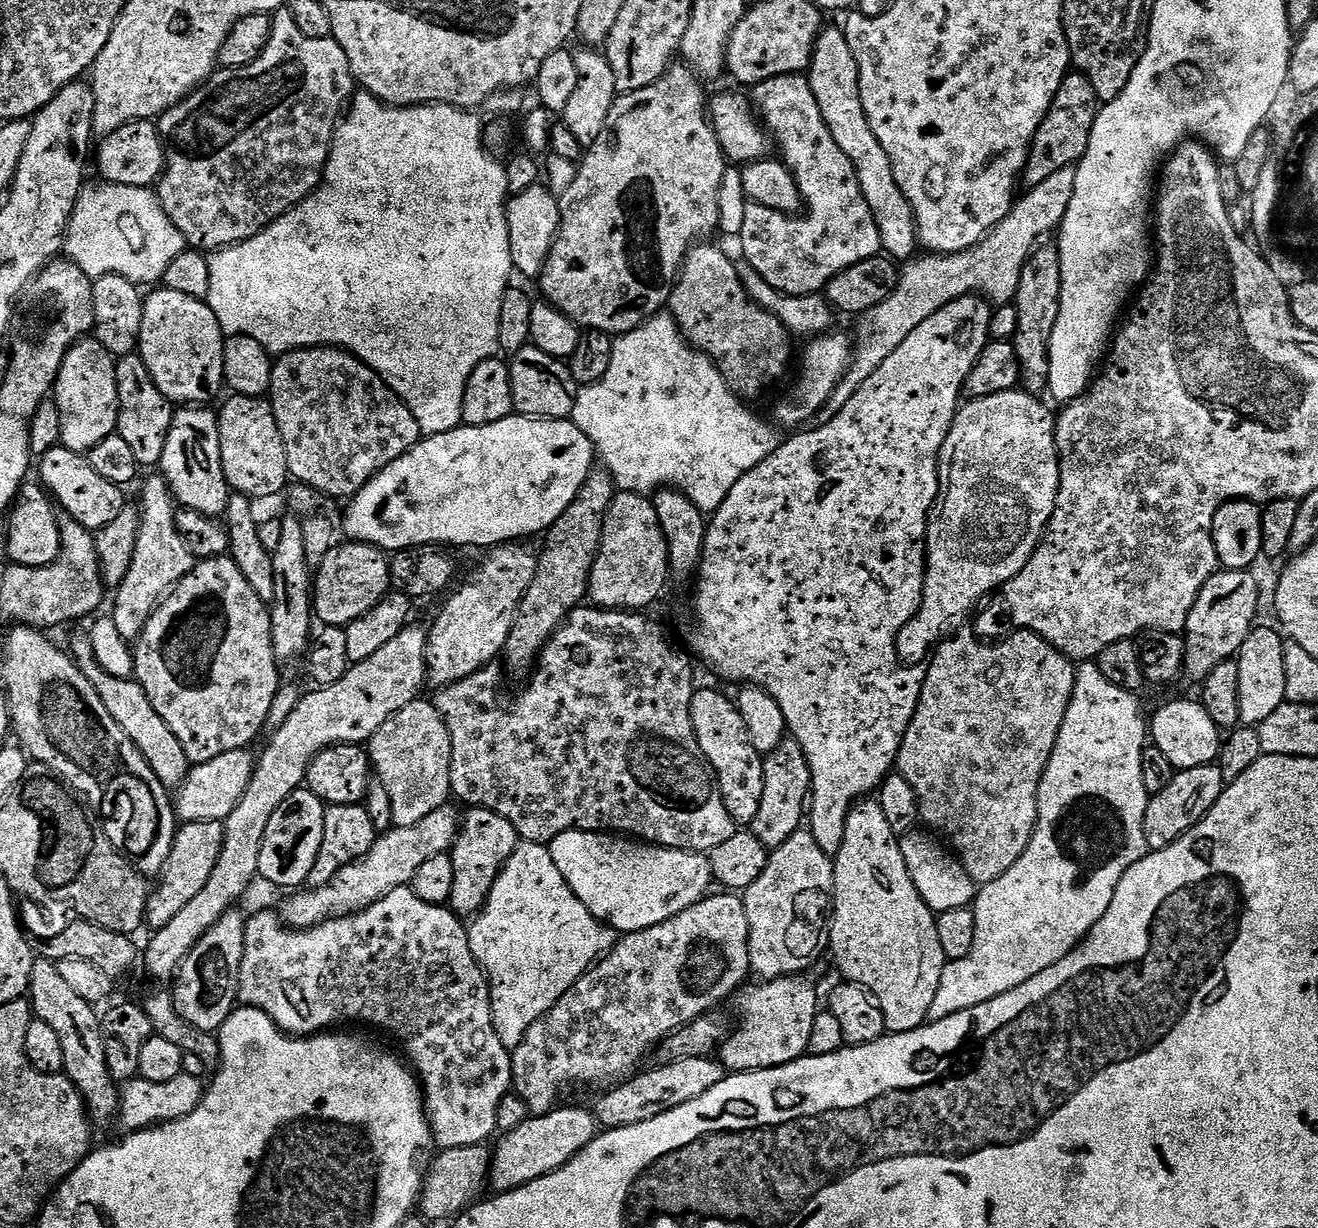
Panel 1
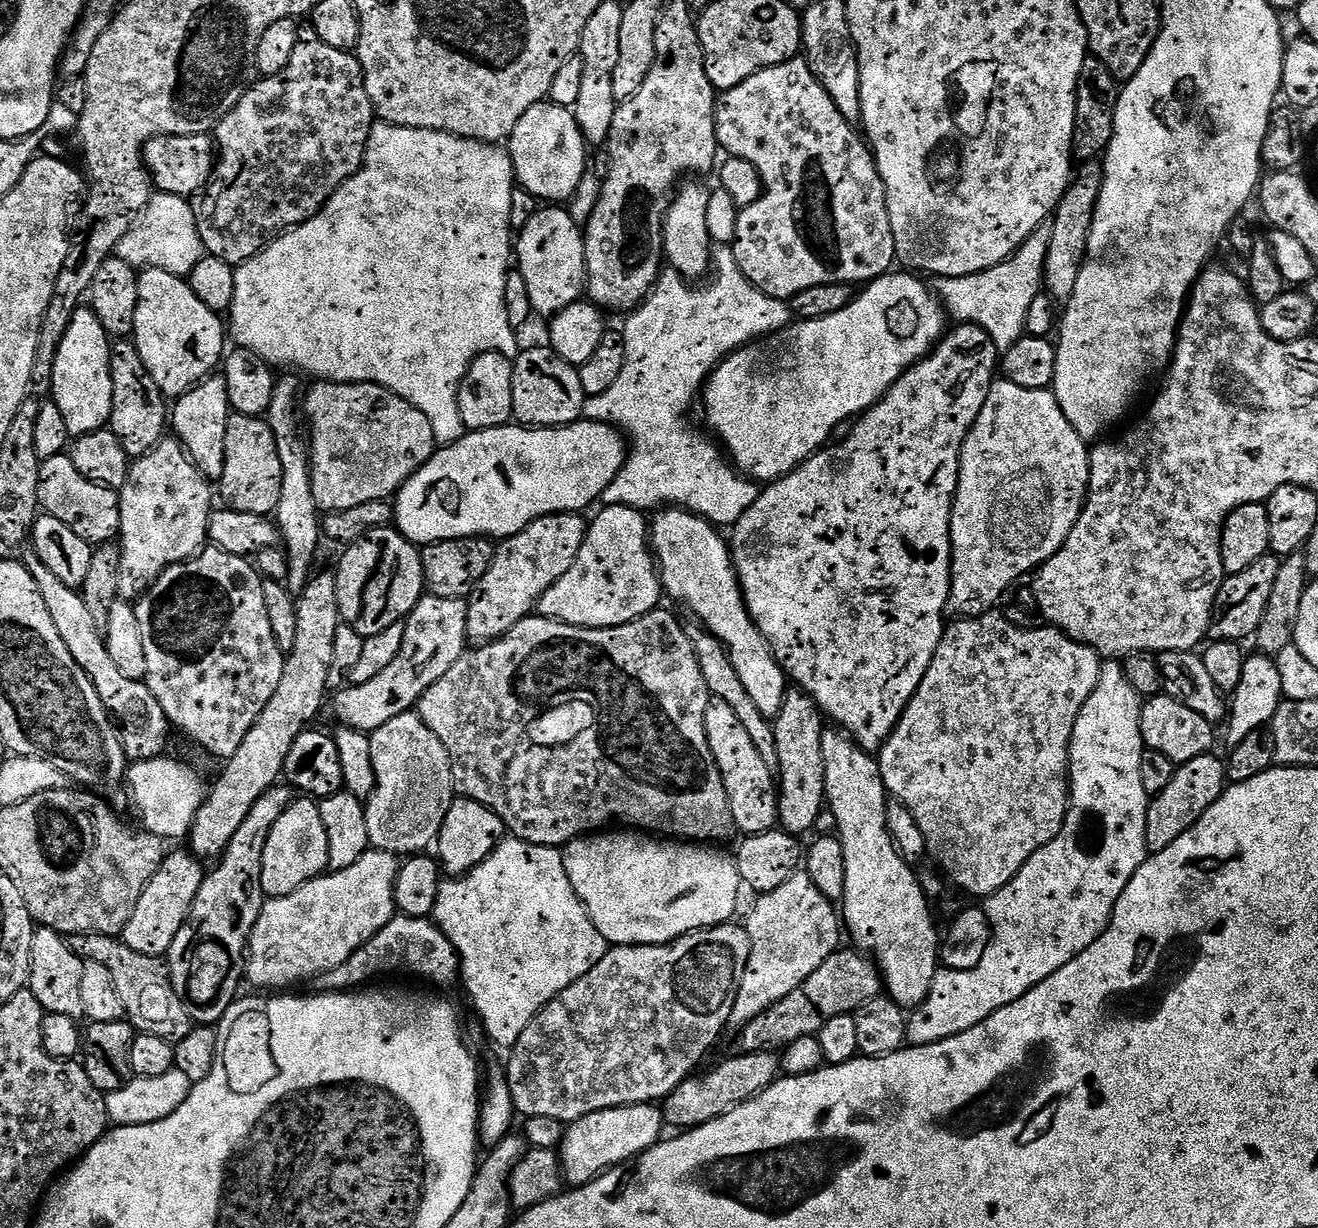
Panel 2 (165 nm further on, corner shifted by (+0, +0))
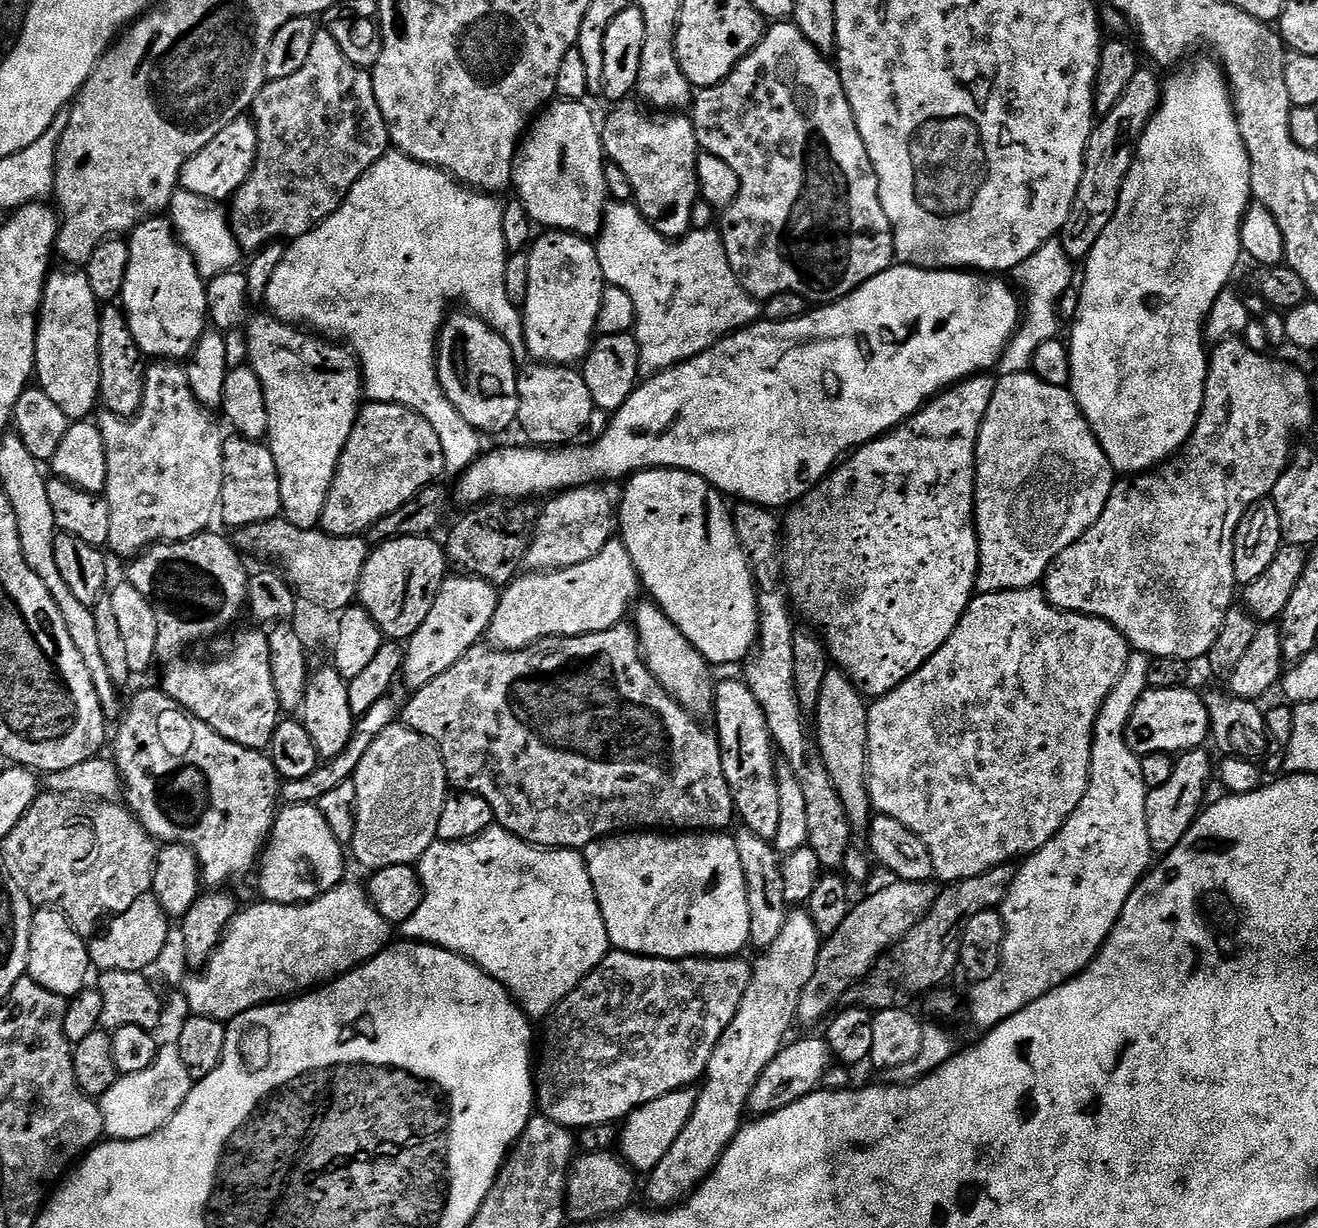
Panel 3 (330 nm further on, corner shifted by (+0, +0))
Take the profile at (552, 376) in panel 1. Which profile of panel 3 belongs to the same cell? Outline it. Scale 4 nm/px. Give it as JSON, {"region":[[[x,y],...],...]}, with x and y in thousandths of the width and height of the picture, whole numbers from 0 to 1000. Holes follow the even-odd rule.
{"region":[[[426,296],[403,297],[394,304],[393,337],[392,345],[401,354],[400,361],[404,363],[431,363],[439,359],[443,348],[453,335],[452,328],[448,324],[442,305],[436,299]]]}

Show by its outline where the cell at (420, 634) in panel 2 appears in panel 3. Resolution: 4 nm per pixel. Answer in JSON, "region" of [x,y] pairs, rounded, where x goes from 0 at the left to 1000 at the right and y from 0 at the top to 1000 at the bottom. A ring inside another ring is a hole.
{"region":[[[343,467],[337,471],[329,493],[326,493],[326,500],[323,500],[323,507],[308,522],[305,557],[307,554],[310,562],[315,562],[332,552],[332,549],[338,549],[351,533],[368,520],[379,489],[379,482],[362,469]]]}

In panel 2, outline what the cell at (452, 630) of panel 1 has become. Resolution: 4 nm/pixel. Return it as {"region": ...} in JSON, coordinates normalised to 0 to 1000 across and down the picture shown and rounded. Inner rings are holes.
{"region":[[[426,417],[421,420],[412,420],[405,426],[400,427],[392,436],[385,437],[382,441],[382,444],[376,446],[376,454],[373,456],[372,464],[369,464],[366,471],[361,475],[360,481],[357,483],[355,493],[355,520],[358,523],[369,523],[376,521],[382,518],[393,507],[398,505],[400,502],[404,501],[405,496],[409,493],[410,485],[432,461],[436,461],[436,454],[439,454],[439,448],[442,448],[443,436],[446,434],[446,427],[442,419],[436,417]]]}

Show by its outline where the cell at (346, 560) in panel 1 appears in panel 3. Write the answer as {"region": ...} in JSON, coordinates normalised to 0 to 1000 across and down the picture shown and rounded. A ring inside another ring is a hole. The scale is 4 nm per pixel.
{"region":[[[300,436],[298,440],[292,440],[280,449],[273,471],[272,494],[279,498],[281,503],[284,503],[284,507],[295,522],[308,523],[317,513],[317,510],[323,507],[323,500],[326,500],[326,493],[329,493],[332,480],[338,471],[341,463],[340,454],[335,441],[333,443],[328,436]]]}

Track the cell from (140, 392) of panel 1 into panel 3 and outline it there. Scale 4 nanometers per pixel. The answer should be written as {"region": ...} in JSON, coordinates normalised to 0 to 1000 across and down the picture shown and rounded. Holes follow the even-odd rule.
{"region":[[[91,249],[76,251],[76,265],[74,265],[74,292],[76,292],[76,324],[78,335],[86,336],[95,340],[103,338],[108,331],[109,323],[109,304],[111,291],[106,286],[105,279],[99,269],[97,256]]]}

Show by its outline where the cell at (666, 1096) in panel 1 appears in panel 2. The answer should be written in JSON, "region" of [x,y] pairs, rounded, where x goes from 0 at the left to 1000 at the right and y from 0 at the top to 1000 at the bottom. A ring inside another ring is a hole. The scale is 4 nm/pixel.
{"region":[[[579,855],[561,858],[556,863],[549,863],[544,868],[543,873],[538,876],[526,875],[504,893],[502,897],[502,908],[505,916],[513,918],[513,920],[524,920],[529,915],[546,909],[552,903],[562,899],[564,896],[570,896],[571,893],[583,886],[593,875],[593,866],[591,862],[585,860],[585,856]]]}

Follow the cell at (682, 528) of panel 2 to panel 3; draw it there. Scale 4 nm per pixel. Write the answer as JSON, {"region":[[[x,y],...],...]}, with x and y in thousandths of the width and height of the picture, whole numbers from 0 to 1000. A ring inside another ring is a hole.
{"region":[[[490,381],[488,384],[481,384],[476,388],[473,395],[473,405],[469,407],[469,436],[473,441],[475,448],[478,450],[478,458],[481,459],[481,464],[486,468],[486,475],[489,483],[492,482],[494,491],[498,492],[517,513],[517,516],[533,533],[537,537],[538,542],[543,541],[558,541],[568,537],[571,529],[574,527],[574,510],[576,508],[575,490],[574,489],[574,475],[571,471],[571,462],[568,460],[568,453],[563,448],[560,441],[560,435],[557,432],[557,425],[553,411],[550,405],[539,397],[536,392],[530,389],[530,386],[518,384],[514,381]]]}

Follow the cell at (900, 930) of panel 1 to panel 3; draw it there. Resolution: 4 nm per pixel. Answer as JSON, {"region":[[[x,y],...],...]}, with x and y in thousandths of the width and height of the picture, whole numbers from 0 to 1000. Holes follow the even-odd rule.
{"region":[[[630,546],[627,554],[624,555],[624,564],[621,565],[621,575],[618,581],[618,599],[622,607],[622,613],[627,621],[627,627],[630,630],[630,637],[633,637],[633,643],[636,643],[636,650],[639,650],[639,656],[643,664],[647,675],[658,675],[663,659],[659,649],[659,573],[652,560],[637,546]]]}

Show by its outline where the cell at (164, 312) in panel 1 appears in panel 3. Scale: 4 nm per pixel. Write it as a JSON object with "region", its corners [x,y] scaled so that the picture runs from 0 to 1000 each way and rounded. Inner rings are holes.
{"region":[[[116,178],[100,186],[96,193],[99,217],[93,250],[97,256],[102,279],[110,291],[121,295],[137,295],[146,289],[158,261],[158,235],[147,210],[140,203],[127,178]]]}

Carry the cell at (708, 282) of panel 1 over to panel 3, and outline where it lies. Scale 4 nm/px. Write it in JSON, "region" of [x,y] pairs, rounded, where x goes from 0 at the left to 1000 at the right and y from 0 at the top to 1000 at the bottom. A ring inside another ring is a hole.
{"region":[[[471,83],[464,89],[464,92],[457,98],[455,114],[458,116],[458,126],[464,133],[469,135],[478,147],[480,152],[481,165],[486,173],[499,187],[501,192],[506,195],[515,195],[517,192],[526,188],[525,172],[531,162],[531,149],[530,148],[530,135],[528,128],[532,123],[528,114],[524,97],[519,93],[495,93],[489,90],[485,84]]]}

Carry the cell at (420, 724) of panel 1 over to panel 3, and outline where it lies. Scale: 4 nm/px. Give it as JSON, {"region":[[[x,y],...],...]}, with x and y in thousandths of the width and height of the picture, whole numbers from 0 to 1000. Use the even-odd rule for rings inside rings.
{"region":[[[303,588],[299,589],[293,594],[290,594],[290,598],[287,598],[287,601],[282,605],[281,611],[278,611],[275,621],[272,621],[272,627],[269,634],[270,636],[270,672],[269,673],[269,682],[266,688],[266,700],[268,697],[275,706],[279,707],[278,708],[292,707],[293,705],[302,705],[303,704],[315,704],[319,698],[322,696],[322,692],[326,688],[332,686],[332,666],[335,666],[335,656],[338,656],[341,647],[340,631],[331,607],[328,603],[324,603],[320,598],[315,596],[313,593],[307,593],[306,589]]]}

